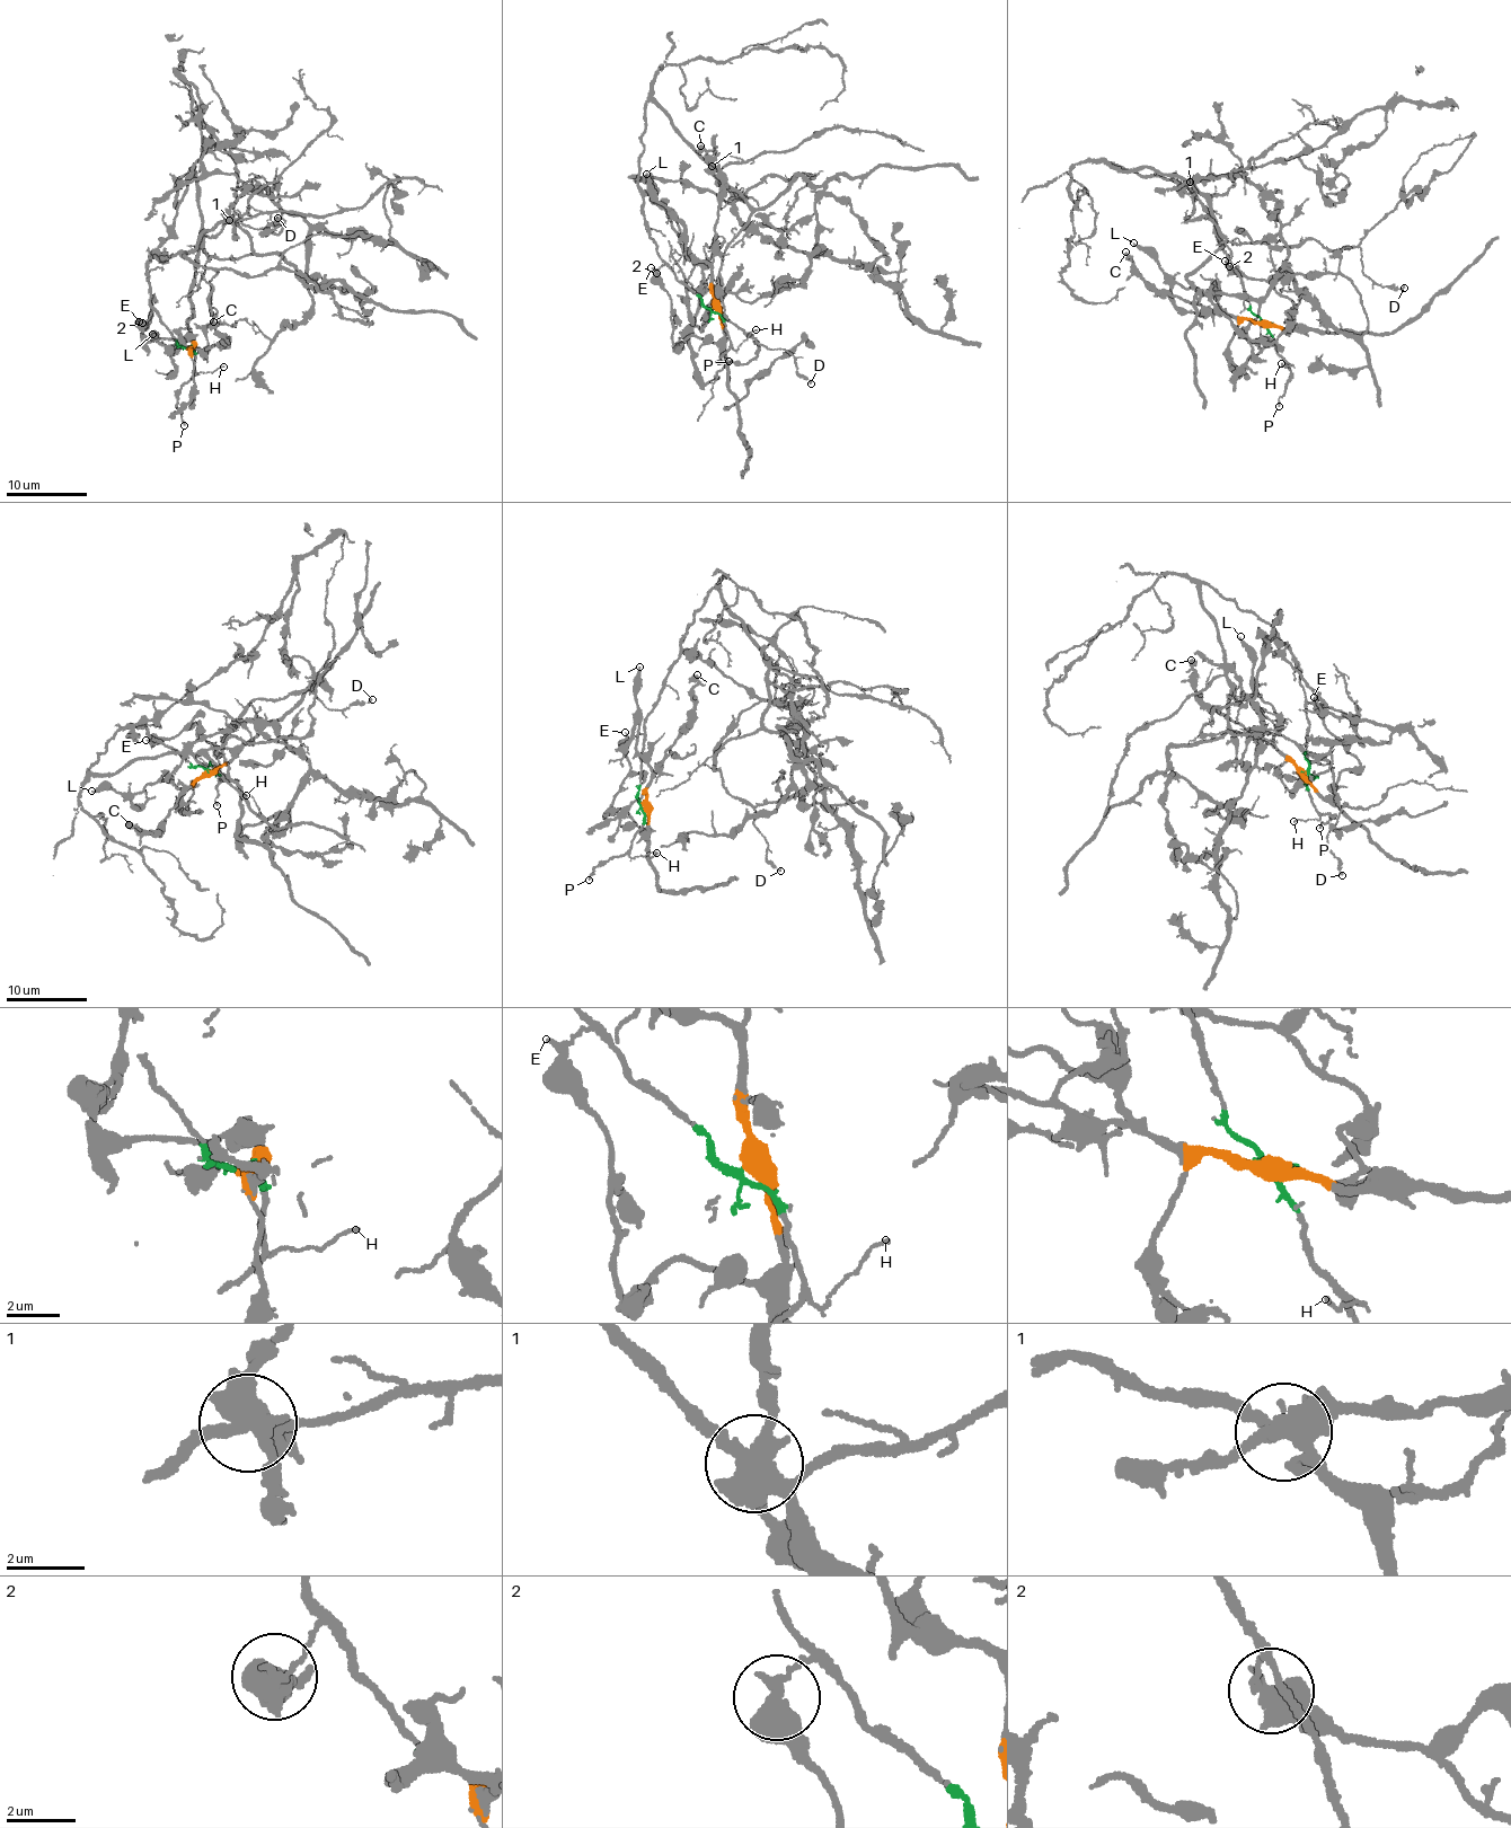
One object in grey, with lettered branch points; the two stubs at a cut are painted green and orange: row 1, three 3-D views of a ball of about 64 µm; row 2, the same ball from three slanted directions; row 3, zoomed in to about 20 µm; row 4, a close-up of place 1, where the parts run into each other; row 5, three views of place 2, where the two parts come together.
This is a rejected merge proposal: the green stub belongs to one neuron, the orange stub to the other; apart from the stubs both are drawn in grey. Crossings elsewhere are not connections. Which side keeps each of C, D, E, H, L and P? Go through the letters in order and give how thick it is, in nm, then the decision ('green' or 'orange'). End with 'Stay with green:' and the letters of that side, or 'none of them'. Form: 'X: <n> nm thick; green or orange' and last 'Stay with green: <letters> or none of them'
C: 320 nm thick; orange
D: 150 nm thick; green
E: 240 nm thick; orange
H: 130 nm thick; green
L: 240 nm thick; orange
P: 140 nm thick; green
Stay with green: D, H, P

